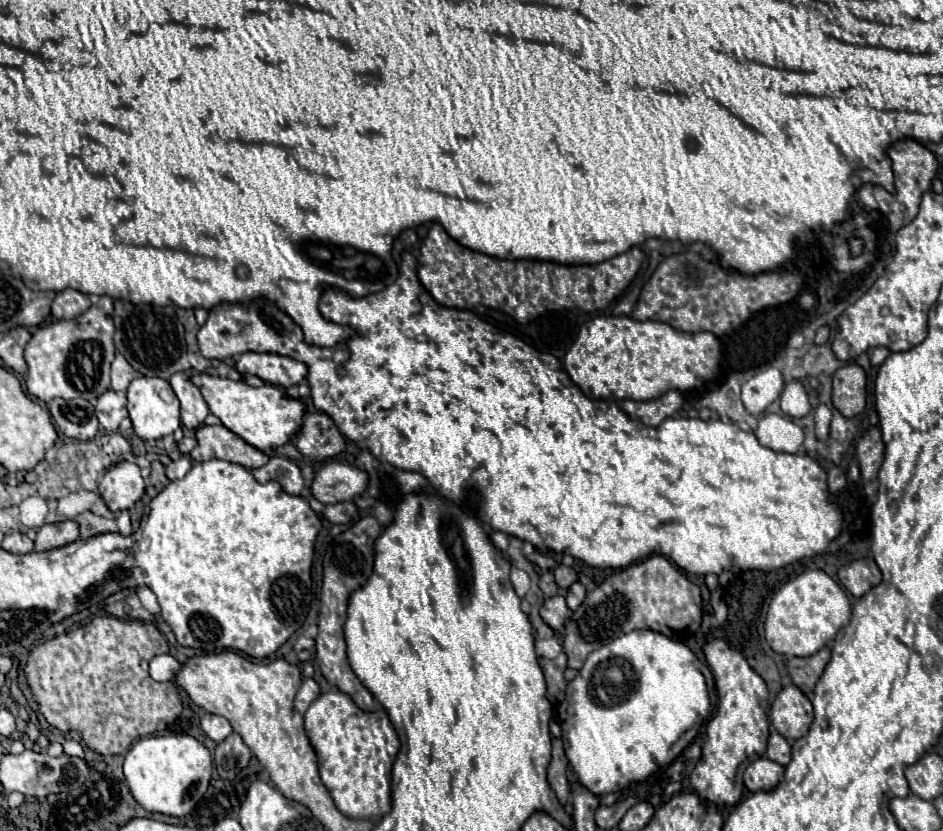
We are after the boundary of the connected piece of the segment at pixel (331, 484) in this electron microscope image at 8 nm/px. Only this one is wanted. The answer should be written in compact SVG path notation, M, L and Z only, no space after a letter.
M343 462L323 464L311 484L313 496L323 504L349 502L363 494L369 484L369 474Z

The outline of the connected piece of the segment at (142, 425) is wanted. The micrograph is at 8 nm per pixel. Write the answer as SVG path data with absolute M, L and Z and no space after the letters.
M139 376L135 378L127 388L127 400L129 400L129 416L133 422L133 428L139 438L143 440L159 440L167 434L173 434L177 428L181 428L179 418L179 400L171 388L171 384L163 378L151 378L151 376Z

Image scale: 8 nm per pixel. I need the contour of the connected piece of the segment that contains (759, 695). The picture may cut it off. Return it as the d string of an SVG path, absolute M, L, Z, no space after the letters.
M713 640L703 648L705 658L713 670L719 694L719 708L707 724L707 742L703 756L691 772L691 788L717 806L735 806L743 796L743 768L751 760L759 760L767 750L769 720L761 704L767 702L769 692L763 678L747 664L741 652L729 648L723 640Z

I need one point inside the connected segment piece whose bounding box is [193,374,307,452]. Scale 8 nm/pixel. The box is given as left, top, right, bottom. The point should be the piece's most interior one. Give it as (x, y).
(265, 417)

